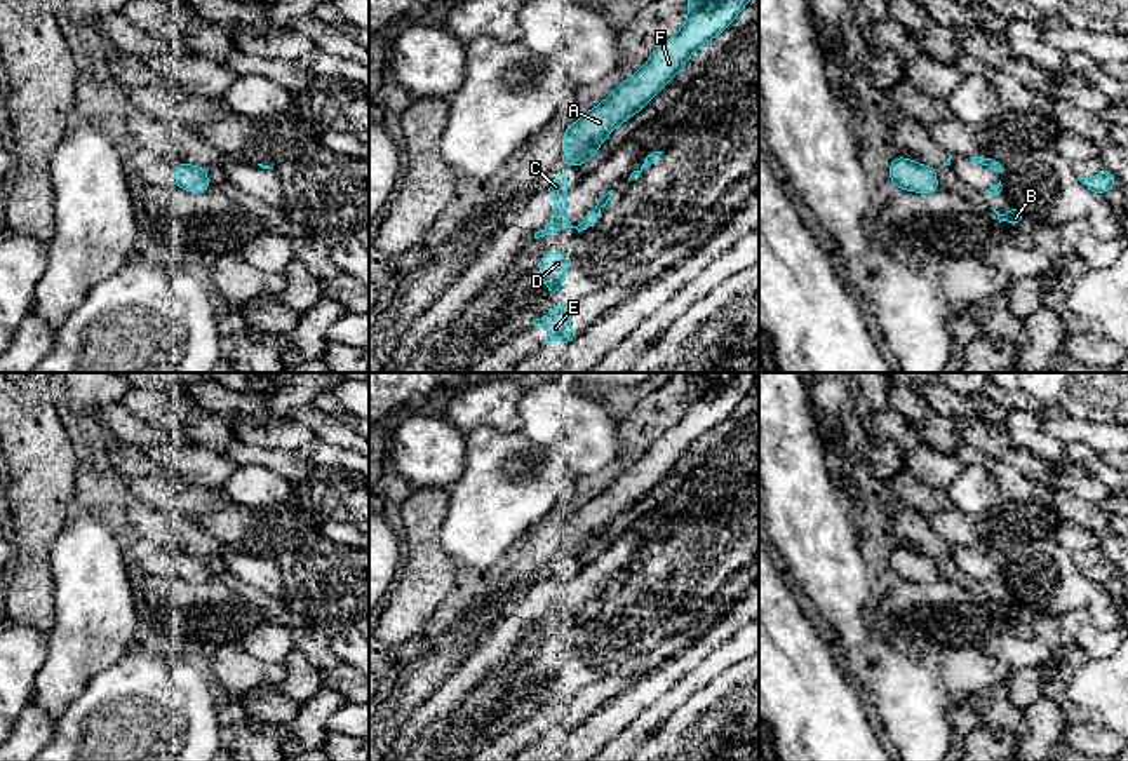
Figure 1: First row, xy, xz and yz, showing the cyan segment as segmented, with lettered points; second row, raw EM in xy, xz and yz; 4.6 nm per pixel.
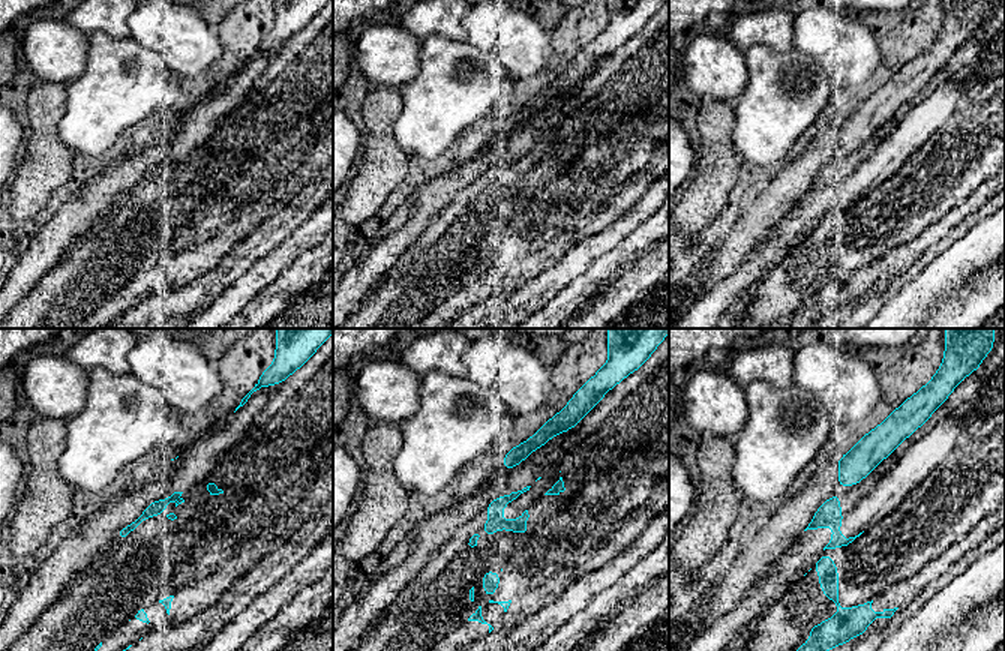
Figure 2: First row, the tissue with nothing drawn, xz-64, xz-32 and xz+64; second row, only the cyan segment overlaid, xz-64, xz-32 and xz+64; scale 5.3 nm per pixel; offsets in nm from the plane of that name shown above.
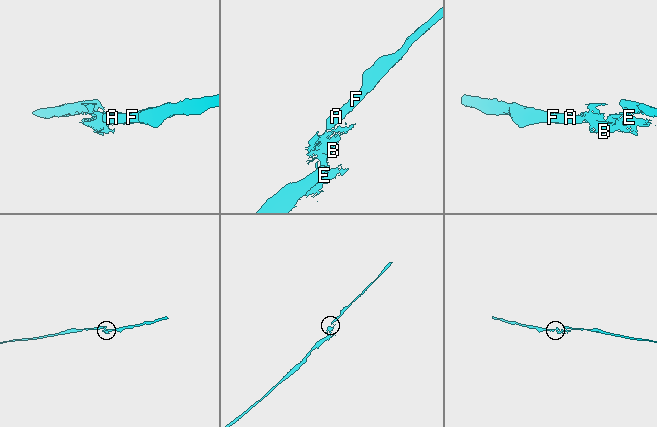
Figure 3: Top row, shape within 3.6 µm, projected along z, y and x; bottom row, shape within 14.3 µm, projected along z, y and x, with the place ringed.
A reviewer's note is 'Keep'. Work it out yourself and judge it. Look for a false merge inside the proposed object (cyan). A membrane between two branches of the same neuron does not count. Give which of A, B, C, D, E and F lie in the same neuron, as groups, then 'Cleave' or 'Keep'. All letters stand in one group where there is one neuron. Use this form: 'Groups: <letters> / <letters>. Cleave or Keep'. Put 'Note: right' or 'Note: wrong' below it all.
Groups: A F / B C D E. Cleave
Note: wrong

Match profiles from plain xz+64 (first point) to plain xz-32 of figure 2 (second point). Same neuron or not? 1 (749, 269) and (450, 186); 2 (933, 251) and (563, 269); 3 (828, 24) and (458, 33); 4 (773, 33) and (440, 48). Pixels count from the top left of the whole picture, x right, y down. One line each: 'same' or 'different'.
1: different
2: same
3: different
4: different

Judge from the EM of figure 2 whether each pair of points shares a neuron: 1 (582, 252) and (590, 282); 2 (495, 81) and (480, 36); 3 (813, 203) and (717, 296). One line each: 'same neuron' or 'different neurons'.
1: different neurons
2: different neurons
3: same neuron

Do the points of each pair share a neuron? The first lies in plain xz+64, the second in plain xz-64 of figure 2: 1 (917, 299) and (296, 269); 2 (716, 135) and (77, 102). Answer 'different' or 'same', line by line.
1: different
2: different

